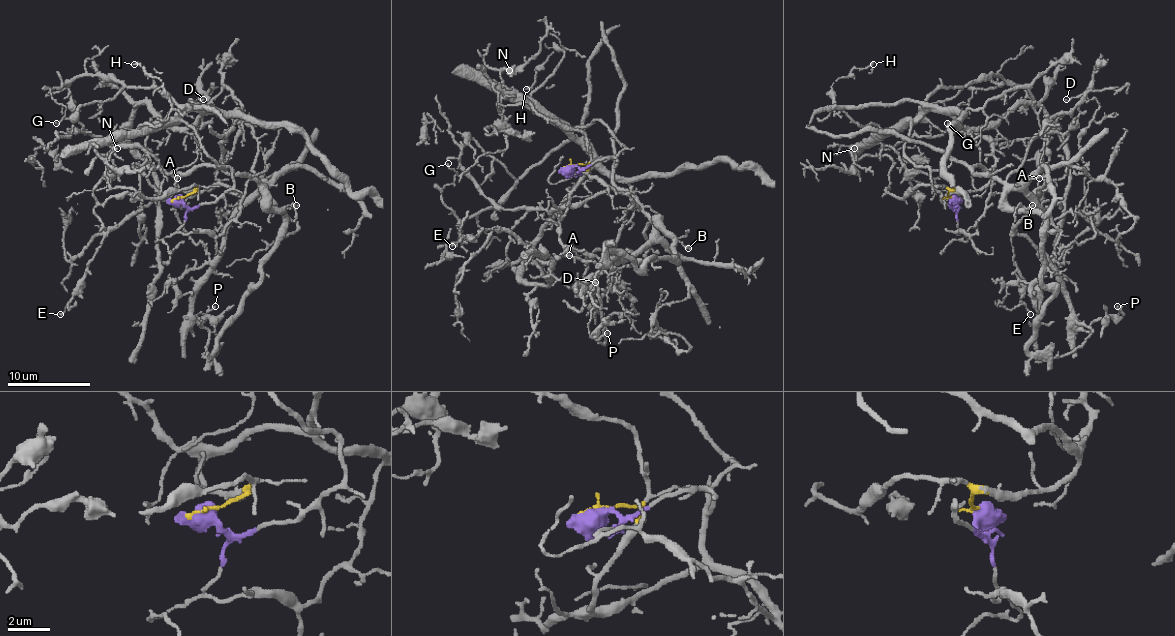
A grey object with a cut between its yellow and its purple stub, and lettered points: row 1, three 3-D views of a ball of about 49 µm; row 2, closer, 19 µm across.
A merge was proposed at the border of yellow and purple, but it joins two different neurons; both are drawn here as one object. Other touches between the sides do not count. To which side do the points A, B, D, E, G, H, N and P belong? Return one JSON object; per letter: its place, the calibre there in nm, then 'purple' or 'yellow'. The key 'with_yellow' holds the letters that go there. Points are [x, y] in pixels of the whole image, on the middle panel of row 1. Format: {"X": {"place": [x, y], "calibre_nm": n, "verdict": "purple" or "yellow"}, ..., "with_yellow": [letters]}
{"A": {"place": [569, 255], "calibre_nm": 90, "verdict": "yellow"}, "B": {"place": [688, 248], "calibre_nm": 180, "verdict": "yellow"}, "D": {"place": [595, 282], "calibre_nm": 90, "verdict": "yellow"}, "E": {"place": [452, 246], "calibre_nm": 140, "verdict": "purple"}, "G": {"place": [448, 163], "calibre_nm": 110, "verdict": "purple"}, "H": {"place": [526, 89], "calibre_nm": 180, "verdict": "purple"}, "N": {"place": [509, 70], "calibre_nm": 110, "verdict": "purple"}, "P": {"place": [607, 333], "calibre_nm": 90, "verdict": "yellow"}, "with_yellow": ["A", "B", "D", "P"]}

